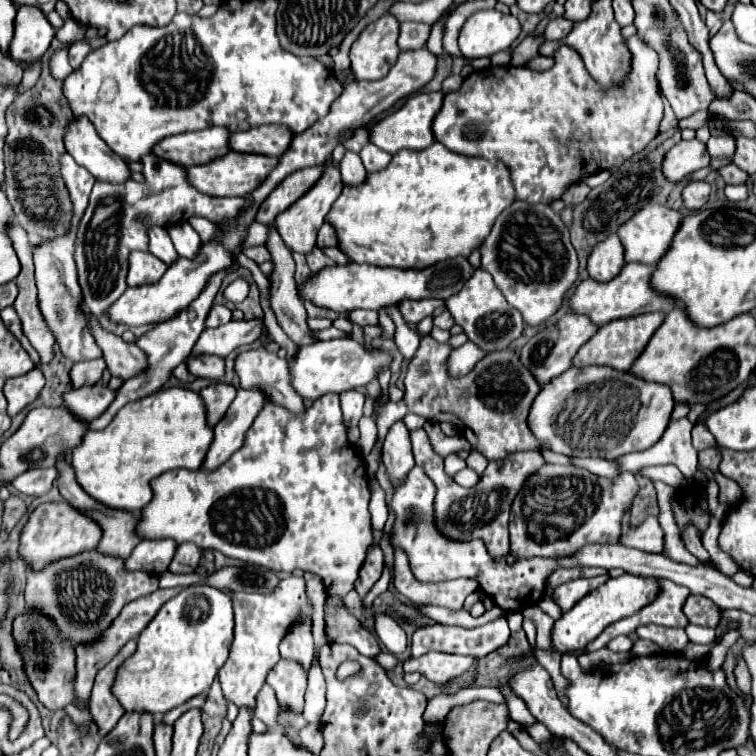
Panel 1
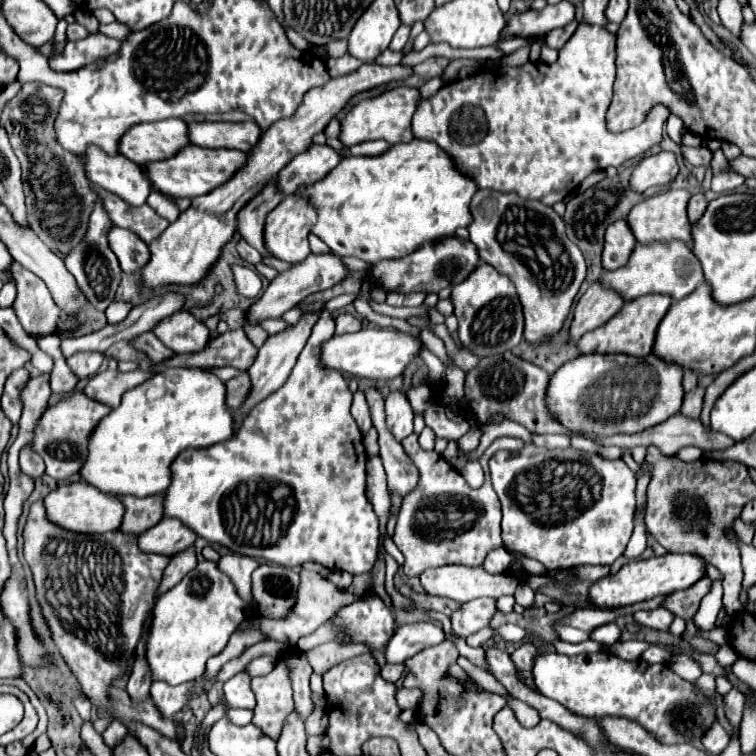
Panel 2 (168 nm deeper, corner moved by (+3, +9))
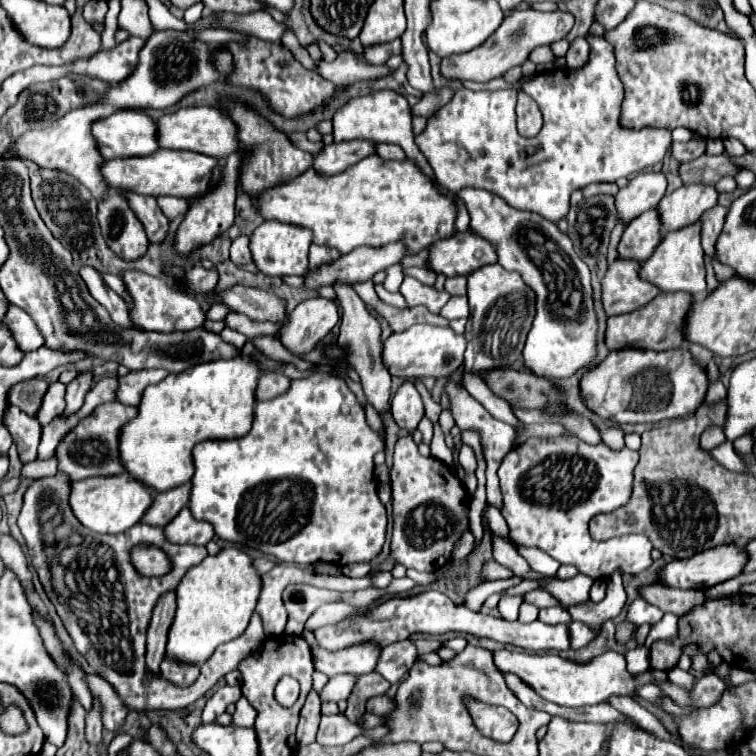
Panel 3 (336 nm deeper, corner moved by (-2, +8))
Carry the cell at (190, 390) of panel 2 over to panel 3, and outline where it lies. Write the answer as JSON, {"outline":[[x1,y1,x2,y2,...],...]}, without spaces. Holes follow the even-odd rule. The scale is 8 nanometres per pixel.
{"outline":[[237,354,227,360,211,360,205,364,197,364,189,370,169,374,159,384,149,386,143,392,143,400,139,404,139,416,123,426,119,436,119,450,123,466,131,476,153,488,155,492,165,492,177,488,193,478,195,466,191,450,195,444,203,440,229,440,235,436,245,436,253,424,255,412,255,390,257,380,261,376,261,364,253,354]]}

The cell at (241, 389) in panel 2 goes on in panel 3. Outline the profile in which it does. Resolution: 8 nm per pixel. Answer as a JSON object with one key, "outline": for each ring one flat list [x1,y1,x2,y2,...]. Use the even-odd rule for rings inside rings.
{"outline":[[265,374,259,380,257,386,257,400,271,400,275,396,281,396,289,390,291,386,291,378,287,378,285,374]]}

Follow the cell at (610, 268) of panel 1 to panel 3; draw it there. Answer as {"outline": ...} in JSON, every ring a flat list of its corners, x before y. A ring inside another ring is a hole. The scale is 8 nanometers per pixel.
{"outline":[[657,208,647,210,625,228,619,242,619,256,645,262,653,254,661,238,663,232,661,232,661,218,657,216]]}

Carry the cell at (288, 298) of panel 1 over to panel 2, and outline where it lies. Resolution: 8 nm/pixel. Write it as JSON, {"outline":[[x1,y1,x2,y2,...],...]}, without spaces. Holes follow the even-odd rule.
{"outline":[[272,181,238,213,238,231,242,239,256,247,264,259,270,257,268,249,264,247,264,219,282,199,284,195,276,191,276,185]]}

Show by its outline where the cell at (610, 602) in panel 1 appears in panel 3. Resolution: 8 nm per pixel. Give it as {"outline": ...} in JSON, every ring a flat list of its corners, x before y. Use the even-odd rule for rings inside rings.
{"outline":[[723,544,723,546,717,546,717,548,697,552,691,558,675,560,671,564,665,564,663,570,661,570,659,580,663,584,673,586,673,588,711,588,719,582,725,582,729,578,739,576,747,562,749,562,749,552,747,550,737,548,735,544]]}

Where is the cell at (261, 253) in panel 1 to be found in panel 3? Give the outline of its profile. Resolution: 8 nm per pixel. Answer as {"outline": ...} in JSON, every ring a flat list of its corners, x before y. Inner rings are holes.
{"outline":[[239,236,237,240,233,240,233,244,231,244,231,260,235,264,239,264,239,266,253,264,251,250,249,250,249,238,247,236]]}

